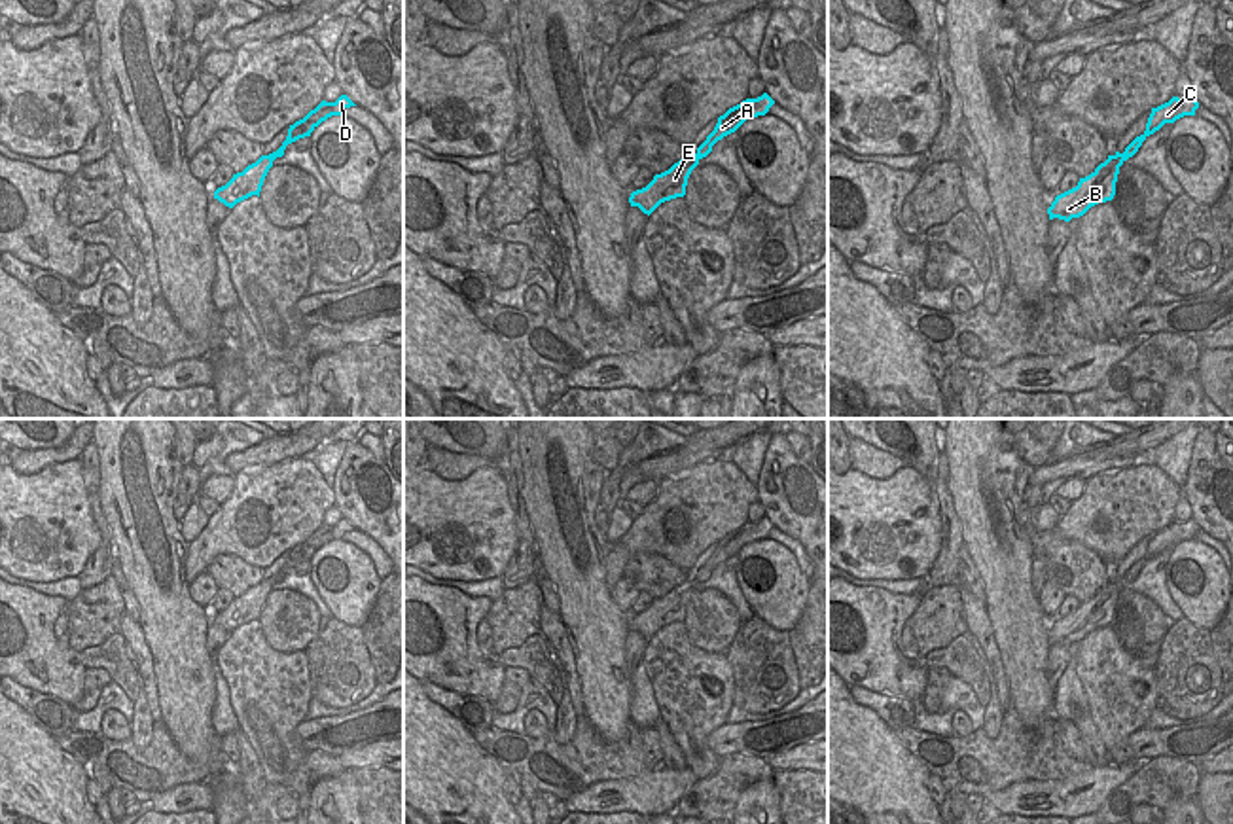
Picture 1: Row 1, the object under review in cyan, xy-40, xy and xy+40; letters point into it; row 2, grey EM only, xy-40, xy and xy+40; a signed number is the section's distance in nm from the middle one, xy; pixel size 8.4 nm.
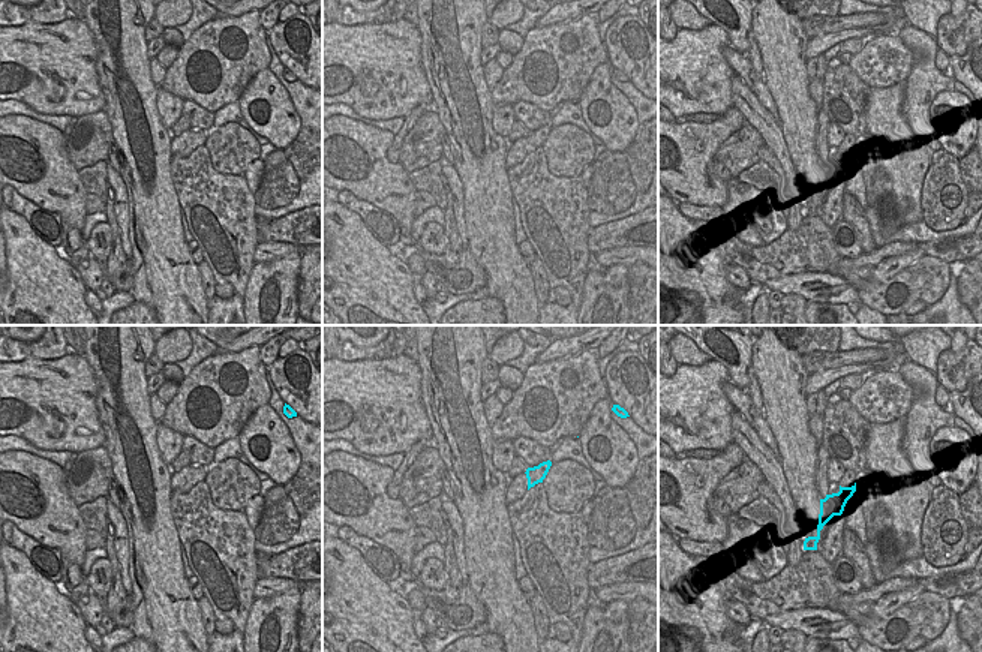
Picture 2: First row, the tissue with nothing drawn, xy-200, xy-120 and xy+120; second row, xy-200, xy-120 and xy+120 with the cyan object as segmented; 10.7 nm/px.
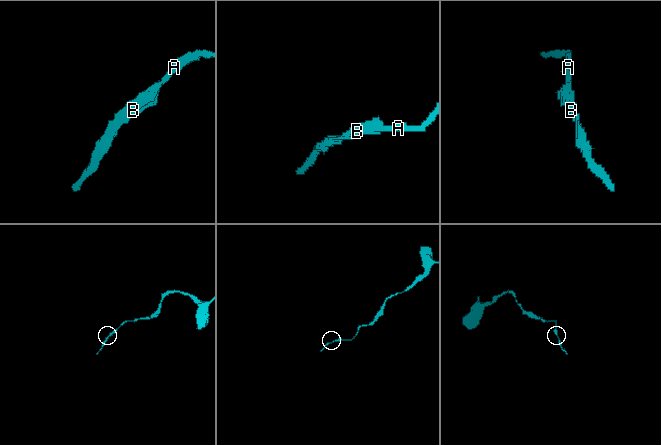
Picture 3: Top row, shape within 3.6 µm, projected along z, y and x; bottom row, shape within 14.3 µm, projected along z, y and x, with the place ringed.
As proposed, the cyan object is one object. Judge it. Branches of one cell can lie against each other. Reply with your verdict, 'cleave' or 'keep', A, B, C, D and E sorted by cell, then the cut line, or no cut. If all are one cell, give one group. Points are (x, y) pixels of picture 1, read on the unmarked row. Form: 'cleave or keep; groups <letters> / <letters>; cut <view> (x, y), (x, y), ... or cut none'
keep; groups A B C D E; cut none

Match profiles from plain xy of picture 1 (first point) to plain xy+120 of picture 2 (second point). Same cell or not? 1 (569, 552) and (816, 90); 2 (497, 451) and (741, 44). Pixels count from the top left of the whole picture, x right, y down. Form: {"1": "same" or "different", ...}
{"1": "different", "2": "same"}

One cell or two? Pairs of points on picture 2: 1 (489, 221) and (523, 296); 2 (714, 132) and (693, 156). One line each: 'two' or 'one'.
1: one
2: one

